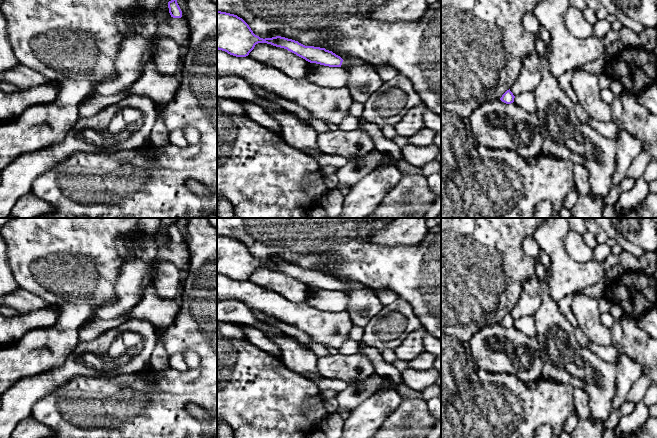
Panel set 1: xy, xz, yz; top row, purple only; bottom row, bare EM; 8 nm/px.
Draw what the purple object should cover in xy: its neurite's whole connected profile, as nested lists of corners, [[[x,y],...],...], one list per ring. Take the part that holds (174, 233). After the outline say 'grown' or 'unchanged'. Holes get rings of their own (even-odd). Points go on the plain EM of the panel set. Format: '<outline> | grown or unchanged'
[[[177,222],[168,226],[169,237],[173,242],[181,242],[182,235],[177,227]]] | unchanged

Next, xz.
[[[217,235],[217,273],[236,281],[246,281],[258,267],[287,273],[310,287],[346,293],[349,285],[325,272],[305,270],[281,260],[260,262],[249,249],[234,238]]] | grown

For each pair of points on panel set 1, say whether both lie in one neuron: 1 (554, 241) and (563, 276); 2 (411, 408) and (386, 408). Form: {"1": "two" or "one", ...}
{"1": "one", "2": "two"}

